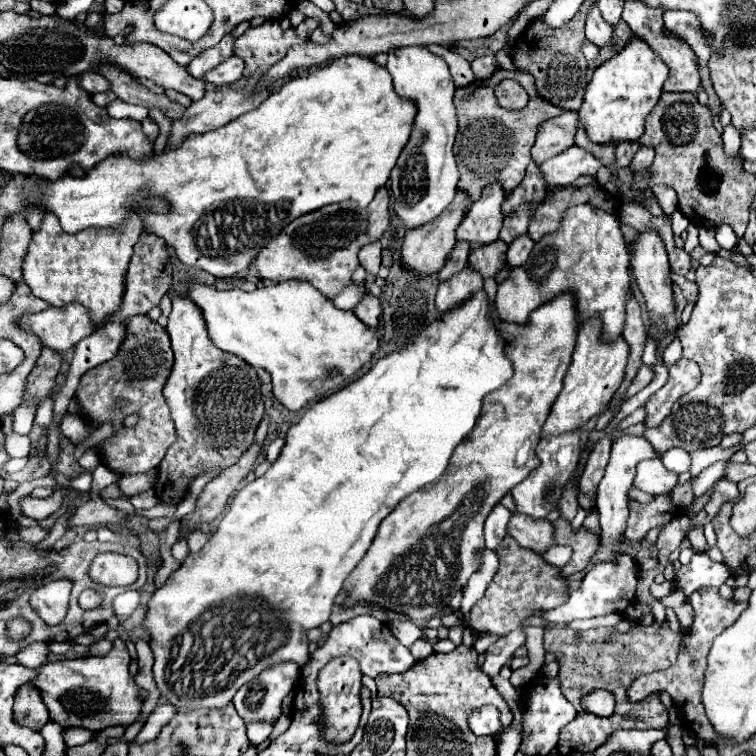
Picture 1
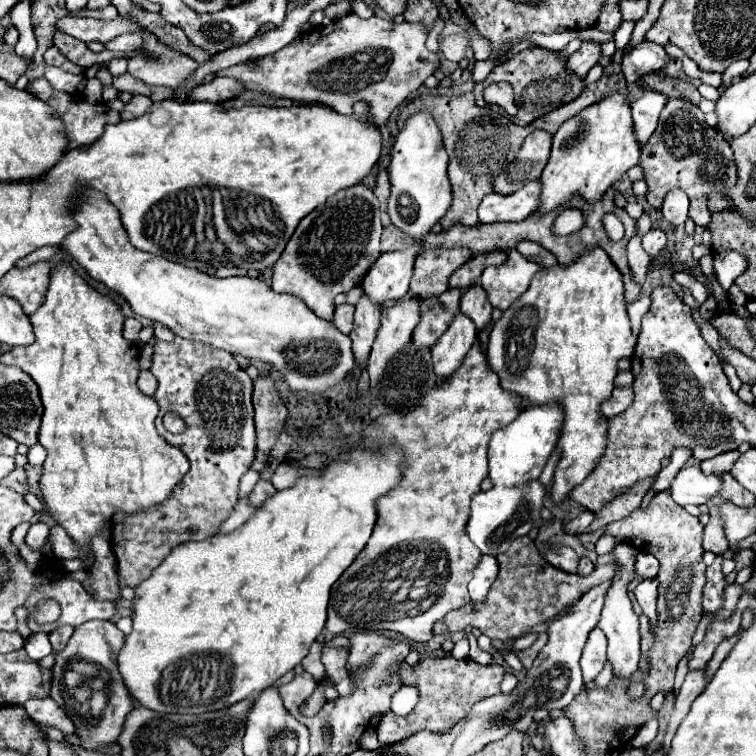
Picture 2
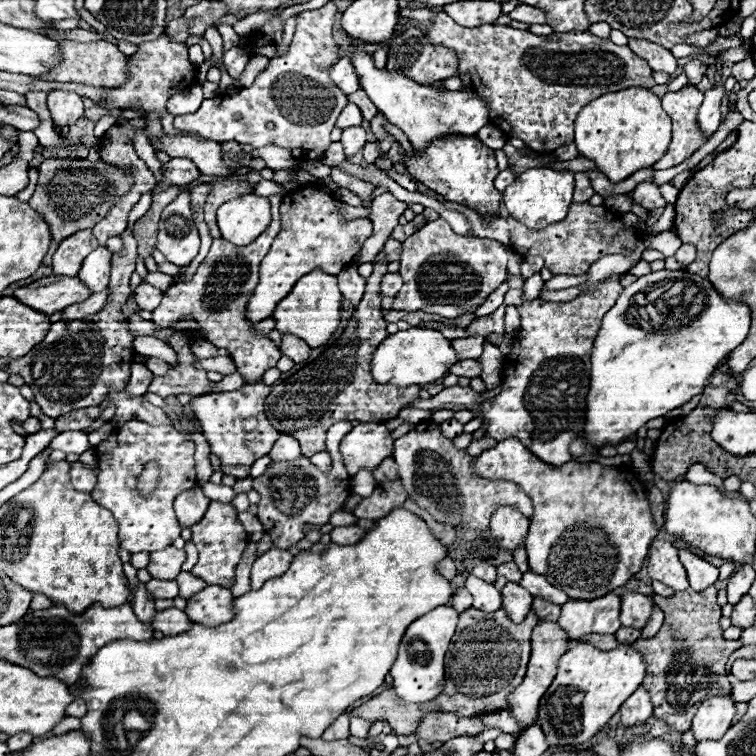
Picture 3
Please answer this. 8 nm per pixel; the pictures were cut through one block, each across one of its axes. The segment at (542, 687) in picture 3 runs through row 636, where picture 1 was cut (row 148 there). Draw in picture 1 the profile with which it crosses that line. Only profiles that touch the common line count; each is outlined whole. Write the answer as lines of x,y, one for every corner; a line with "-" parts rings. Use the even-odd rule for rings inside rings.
564,112
562,116
544,122
538,128
538,136
532,146
532,160
536,164
542,164
544,160
574,146
576,128
578,128
578,114
576,112

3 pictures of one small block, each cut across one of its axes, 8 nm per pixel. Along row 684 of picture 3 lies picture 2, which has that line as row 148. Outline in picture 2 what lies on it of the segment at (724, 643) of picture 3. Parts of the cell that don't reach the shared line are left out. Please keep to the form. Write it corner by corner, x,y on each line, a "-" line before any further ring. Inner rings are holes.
670,98
666,102
656,132
642,148
640,166
644,168
644,180
648,184
646,200
650,206
660,208
664,194
670,188
682,188
690,194
690,218
698,226
706,226
710,222
708,196
712,192
726,192
736,184
736,164
730,144
704,122
704,114
698,106
682,98

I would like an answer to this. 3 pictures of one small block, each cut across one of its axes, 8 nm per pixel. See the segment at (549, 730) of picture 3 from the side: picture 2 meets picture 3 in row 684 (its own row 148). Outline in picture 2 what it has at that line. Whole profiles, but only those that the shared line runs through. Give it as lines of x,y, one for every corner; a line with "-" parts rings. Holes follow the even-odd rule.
610,94
606,100
592,104
580,114
566,120
552,136
552,150
544,172
540,174
540,204
538,214
548,214
556,206
580,196
586,202
598,202
604,192
614,186
624,172
640,160
640,146
634,138
630,106
622,94

